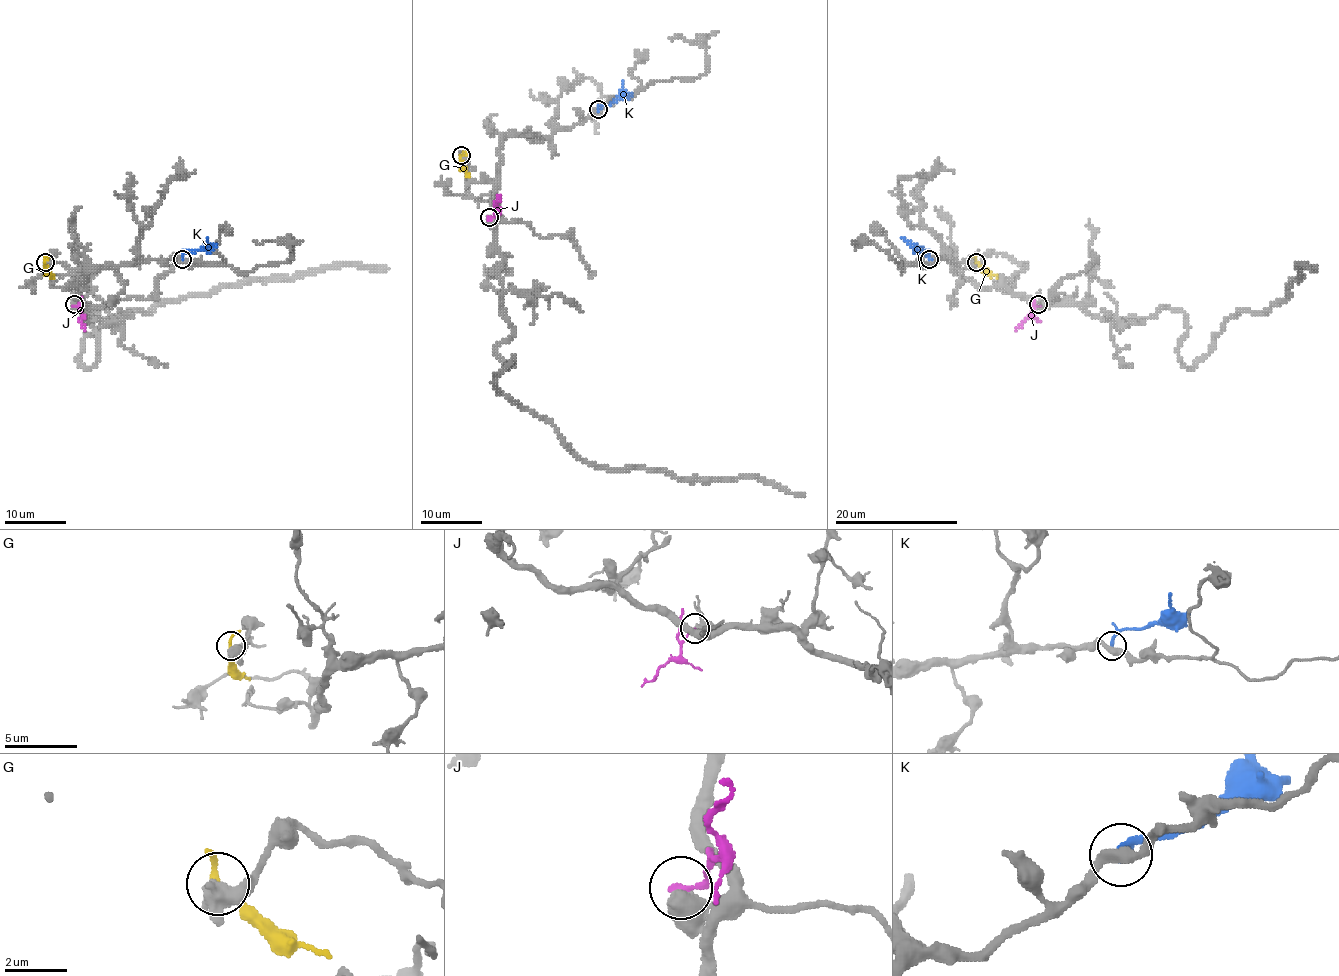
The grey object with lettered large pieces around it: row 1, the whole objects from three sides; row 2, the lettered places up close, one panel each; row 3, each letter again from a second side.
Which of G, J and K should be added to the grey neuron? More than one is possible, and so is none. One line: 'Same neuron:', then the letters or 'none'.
Same neuron: none

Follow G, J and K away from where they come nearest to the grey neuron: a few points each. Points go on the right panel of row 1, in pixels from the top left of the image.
G: (976, 262), (997, 277)
J: (1037, 305), (1033, 314), (1016, 329)
K: (930, 259), (902, 237)

